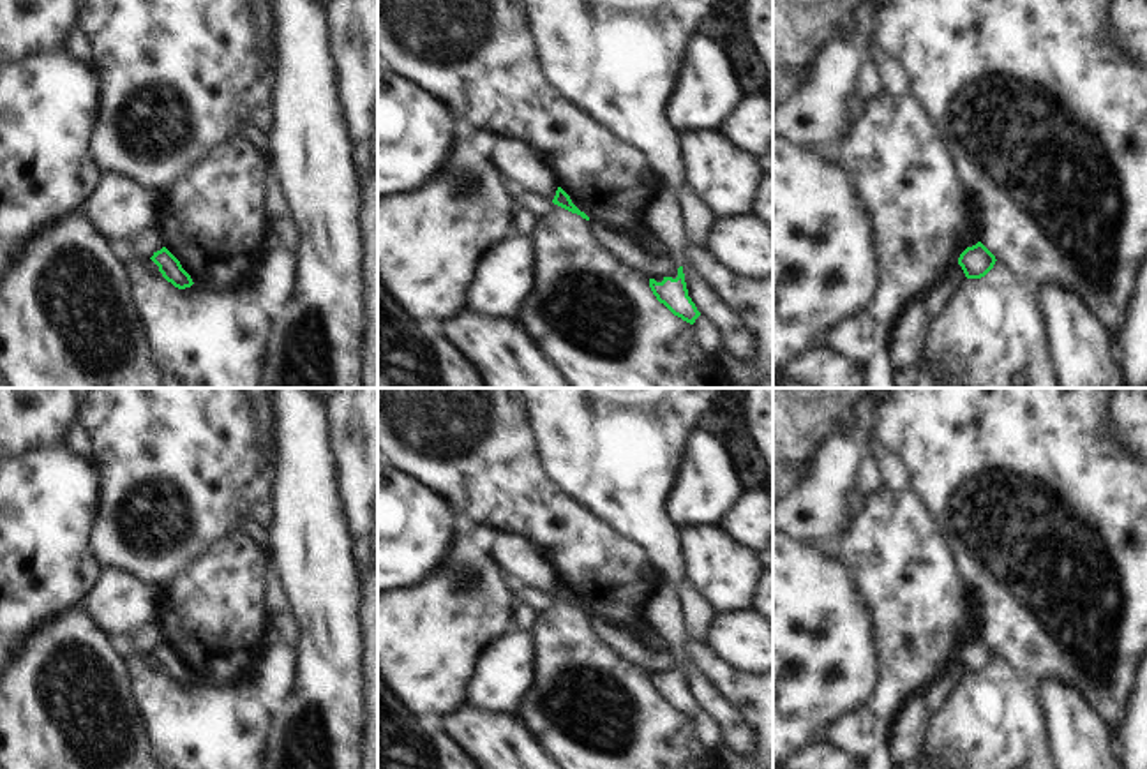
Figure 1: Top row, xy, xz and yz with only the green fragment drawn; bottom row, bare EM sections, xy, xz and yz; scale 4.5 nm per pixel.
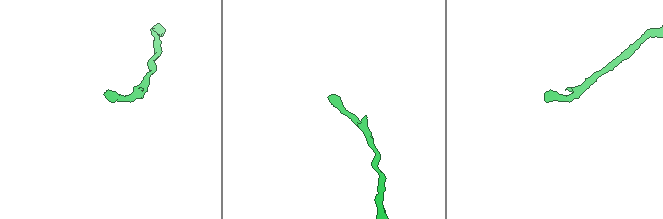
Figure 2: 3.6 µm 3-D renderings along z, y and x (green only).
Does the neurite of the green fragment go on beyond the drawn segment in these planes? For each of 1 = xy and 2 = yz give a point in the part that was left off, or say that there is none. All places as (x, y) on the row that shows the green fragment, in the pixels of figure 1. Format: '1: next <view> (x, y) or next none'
1: next none
2: next none

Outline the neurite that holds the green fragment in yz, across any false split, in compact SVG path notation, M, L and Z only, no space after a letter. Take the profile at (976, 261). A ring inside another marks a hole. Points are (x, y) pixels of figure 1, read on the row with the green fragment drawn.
M981 242L967 247L958 258L958 265L967 279L985 277L993 268L995 261L995 256Z

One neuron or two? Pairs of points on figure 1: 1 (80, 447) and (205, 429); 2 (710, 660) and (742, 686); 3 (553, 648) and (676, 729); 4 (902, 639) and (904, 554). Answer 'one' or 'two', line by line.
1: two
2: one
3: one
4: one

